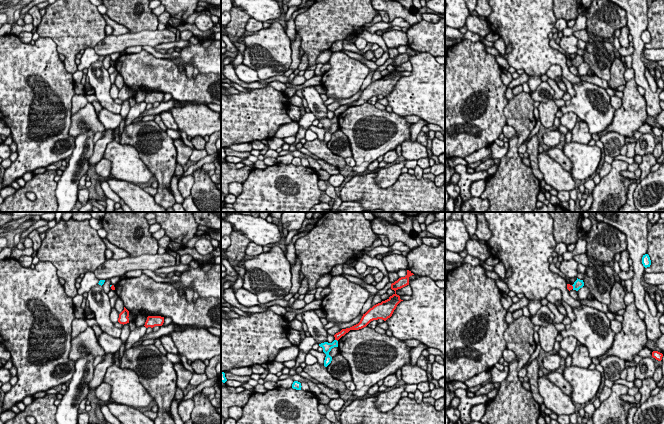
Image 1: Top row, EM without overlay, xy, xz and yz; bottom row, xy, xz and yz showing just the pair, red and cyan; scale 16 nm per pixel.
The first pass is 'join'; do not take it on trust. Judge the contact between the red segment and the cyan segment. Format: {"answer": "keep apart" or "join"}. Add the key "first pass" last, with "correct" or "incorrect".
{"answer": "join", "first pass": "correct"}

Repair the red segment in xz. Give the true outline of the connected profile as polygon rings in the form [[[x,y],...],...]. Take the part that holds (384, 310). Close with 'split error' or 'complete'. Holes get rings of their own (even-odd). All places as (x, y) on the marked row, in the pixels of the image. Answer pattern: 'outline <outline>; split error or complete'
outline [[[407,270],[407,275],[405,277],[399,278],[397,281],[391,284],[391,289],[395,291],[395,293],[390,296],[387,300],[382,301],[374,305],[370,308],[365,314],[363,314],[360,322],[350,328],[342,329],[340,332],[334,335],[335,340],[332,343],[324,342],[319,344],[320,347],[323,348],[323,352],[326,354],[324,360],[324,366],[327,367],[331,361],[332,357],[329,355],[329,352],[332,348],[338,347],[338,340],[348,333],[350,330],[359,330],[366,327],[371,321],[382,319],[386,321],[390,318],[396,309],[397,305],[403,301],[400,299],[400,296],[396,294],[398,289],[401,289],[407,285],[409,285],[409,277],[414,275],[411,271]]]; split error

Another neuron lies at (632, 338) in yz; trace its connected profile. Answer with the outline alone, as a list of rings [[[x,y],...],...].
[[[635,303],[626,306],[622,315],[622,330],[615,335],[612,348],[607,352],[608,356],[618,356],[625,361],[634,360],[634,356],[646,347],[646,325],[638,315]]]

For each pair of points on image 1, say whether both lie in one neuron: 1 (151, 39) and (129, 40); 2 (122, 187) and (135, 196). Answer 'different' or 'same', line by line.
1: same
2: same

